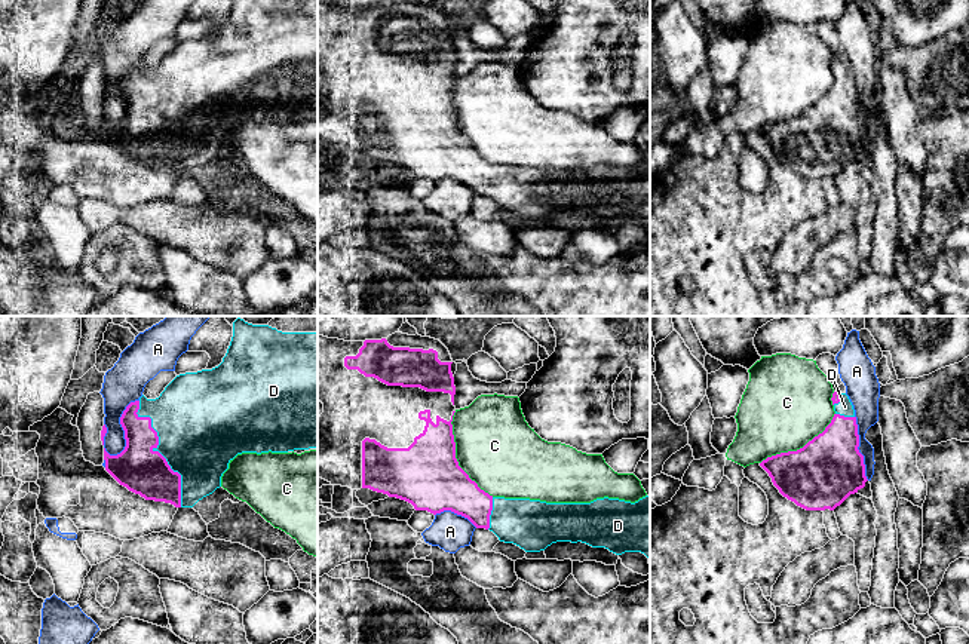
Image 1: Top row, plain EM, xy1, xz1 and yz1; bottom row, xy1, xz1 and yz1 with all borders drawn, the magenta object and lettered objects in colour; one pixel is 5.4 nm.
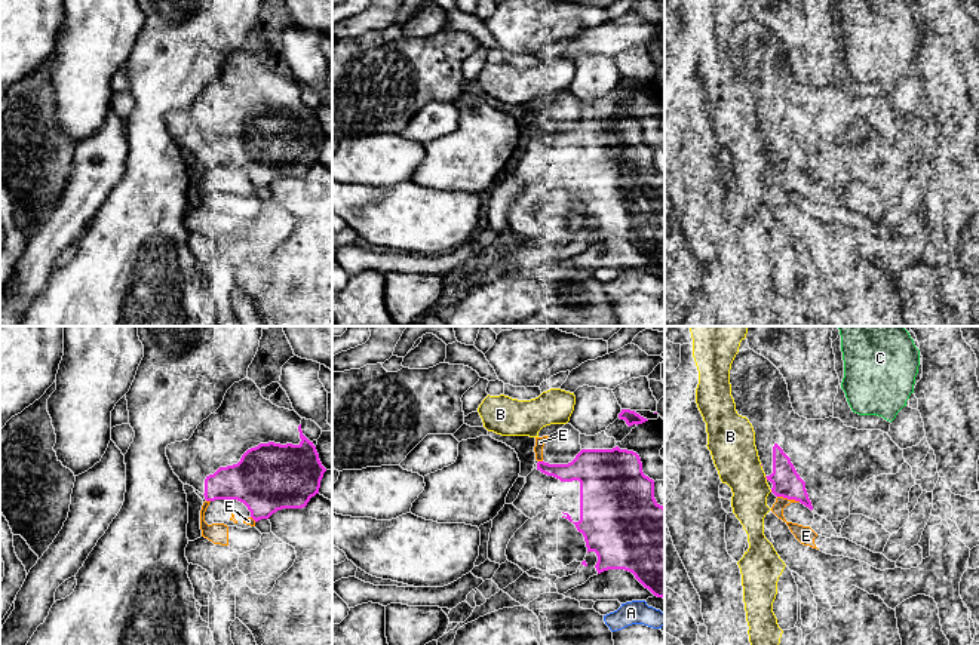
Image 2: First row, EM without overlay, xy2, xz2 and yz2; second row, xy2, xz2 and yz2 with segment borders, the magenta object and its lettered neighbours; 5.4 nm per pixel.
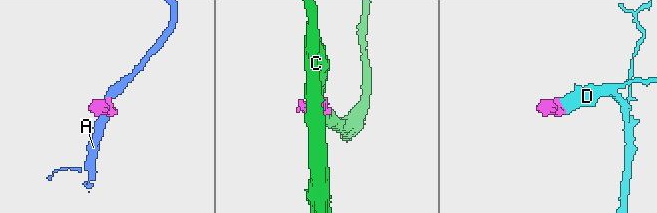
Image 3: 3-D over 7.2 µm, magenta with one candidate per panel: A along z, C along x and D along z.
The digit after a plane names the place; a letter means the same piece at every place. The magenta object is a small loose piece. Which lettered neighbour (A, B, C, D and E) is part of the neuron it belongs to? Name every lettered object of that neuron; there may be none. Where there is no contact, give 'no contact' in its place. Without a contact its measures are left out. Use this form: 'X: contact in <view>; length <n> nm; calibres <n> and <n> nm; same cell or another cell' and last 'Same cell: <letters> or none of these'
A: contact in xy1; length 340 nm; calibres 260 and 220 nm; another cell
B: contact in yz2; length 30 nm; calibres 160 and 240 nm; another cell
C: contact in xz1; length 500 nm; calibres 360 and 420 nm; another cell
D: contact in xy1; length 600 nm; calibres 260 and 460 nm; same cell
E: contact in yz2; length 130 nm; calibres 160 and 100 nm; another cell
Same cell: D

